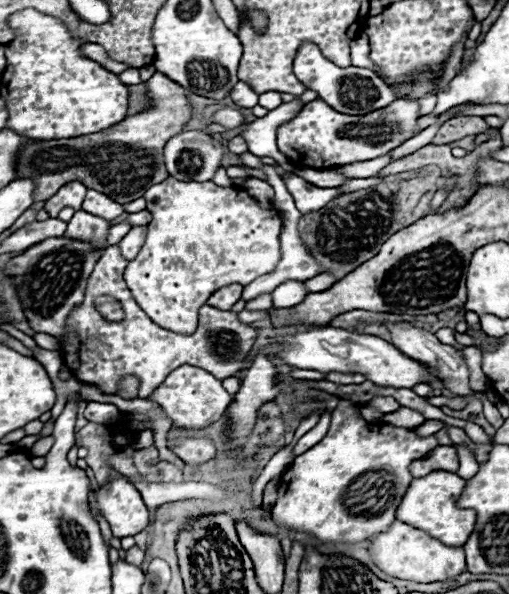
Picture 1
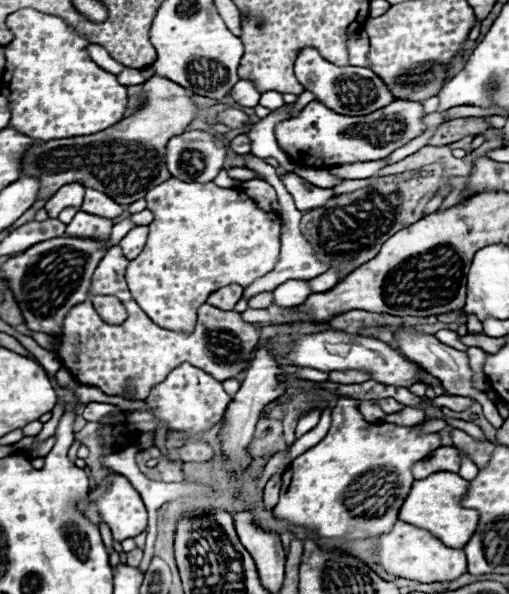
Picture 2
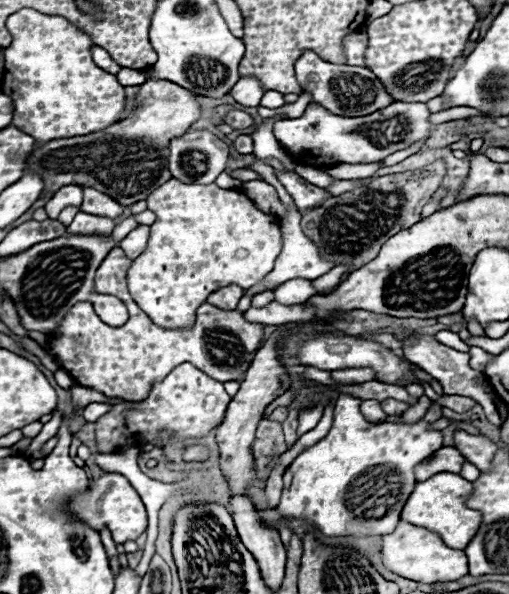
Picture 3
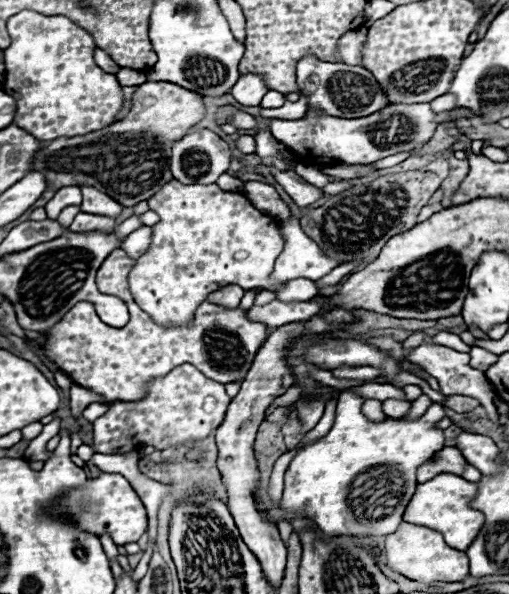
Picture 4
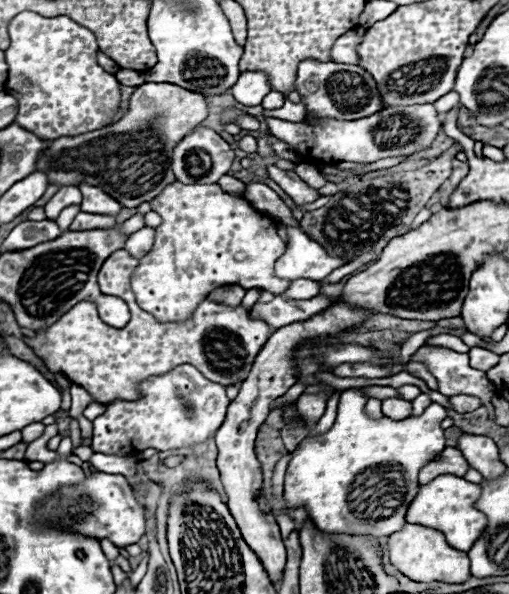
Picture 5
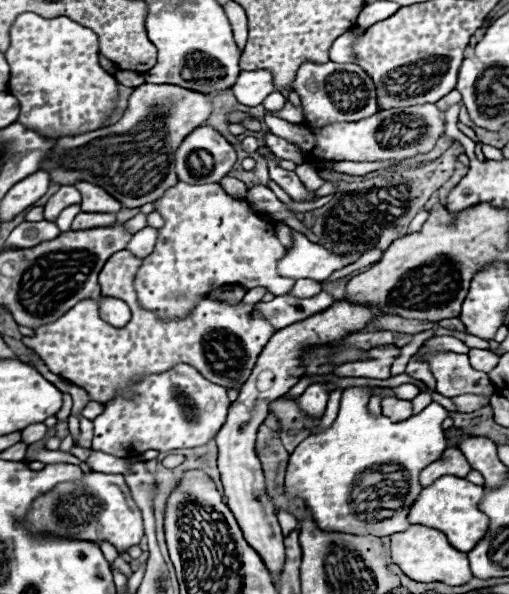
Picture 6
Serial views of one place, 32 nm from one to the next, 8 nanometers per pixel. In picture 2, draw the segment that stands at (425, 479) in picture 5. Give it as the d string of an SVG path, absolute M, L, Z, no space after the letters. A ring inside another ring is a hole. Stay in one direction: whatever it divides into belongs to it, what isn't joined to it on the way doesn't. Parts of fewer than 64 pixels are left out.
M440 446L436 448L428 458L416 462L412 466L412 474L414 478L426 478L434 472L458 472L460 470L460 456L458 456L458 448L454 446Z

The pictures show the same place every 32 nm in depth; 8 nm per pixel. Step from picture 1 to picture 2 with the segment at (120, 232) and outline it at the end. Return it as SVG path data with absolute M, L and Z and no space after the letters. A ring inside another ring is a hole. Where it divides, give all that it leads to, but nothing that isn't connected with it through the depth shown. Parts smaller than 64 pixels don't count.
M130 220L114 224L112 232L110 232L110 244L118 244L130 232L130 228L134 228L134 222L130 222Z

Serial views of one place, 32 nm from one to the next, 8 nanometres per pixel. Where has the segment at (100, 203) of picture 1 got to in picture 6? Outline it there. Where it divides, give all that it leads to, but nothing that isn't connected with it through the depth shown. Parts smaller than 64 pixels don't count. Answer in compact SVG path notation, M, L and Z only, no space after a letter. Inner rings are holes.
M78 182L76 188L82 194L82 212L112 212L112 214L116 214L122 208L122 204L116 198L108 196L108 192L104 192L102 188L98 188L94 184Z

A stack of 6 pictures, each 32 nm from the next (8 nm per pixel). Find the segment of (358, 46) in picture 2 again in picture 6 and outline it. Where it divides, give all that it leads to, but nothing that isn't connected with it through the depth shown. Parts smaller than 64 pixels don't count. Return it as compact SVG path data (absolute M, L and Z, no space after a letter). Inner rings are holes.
M354 28L354 30L348 30L346 34L342 34L340 38L334 40L332 48L330 48L330 60L332 62L338 62L338 64L346 64L346 62L354 62L354 56L352 56L352 44L356 40L356 36L360 36L362 30L360 28Z

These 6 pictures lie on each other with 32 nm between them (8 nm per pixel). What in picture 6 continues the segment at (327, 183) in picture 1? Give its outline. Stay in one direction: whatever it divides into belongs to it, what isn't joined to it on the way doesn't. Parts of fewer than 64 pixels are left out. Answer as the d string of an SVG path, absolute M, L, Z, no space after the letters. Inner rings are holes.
M308 163L298 165L295 172L300 180L306 184L308 190L318 190L326 182L320 178L318 171Z

